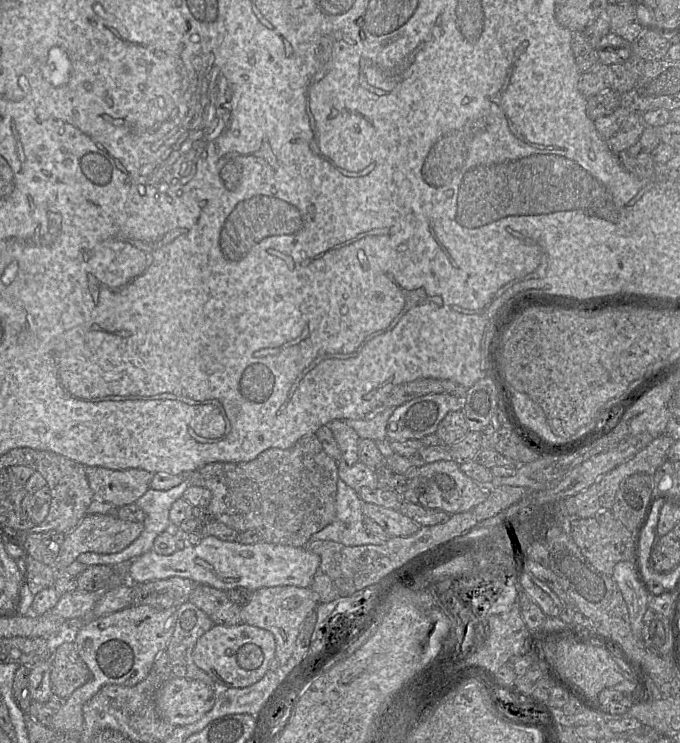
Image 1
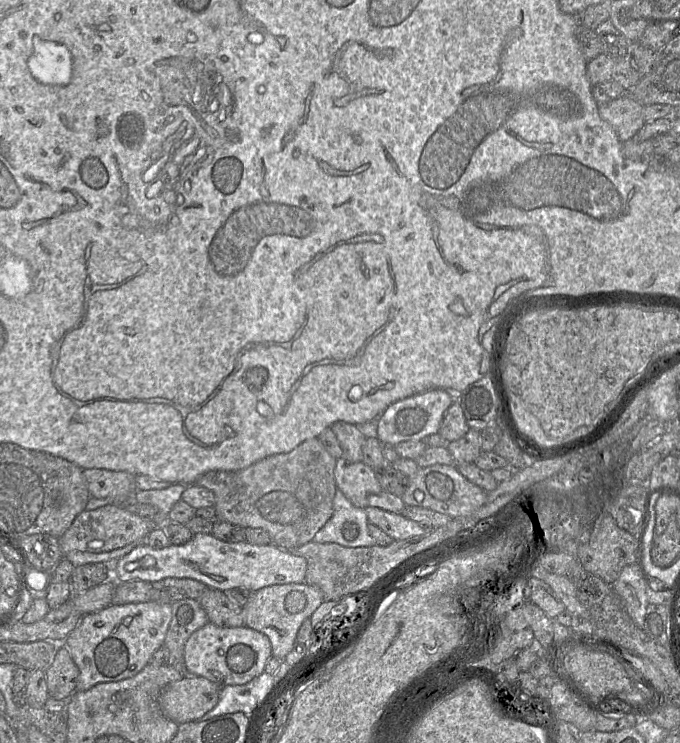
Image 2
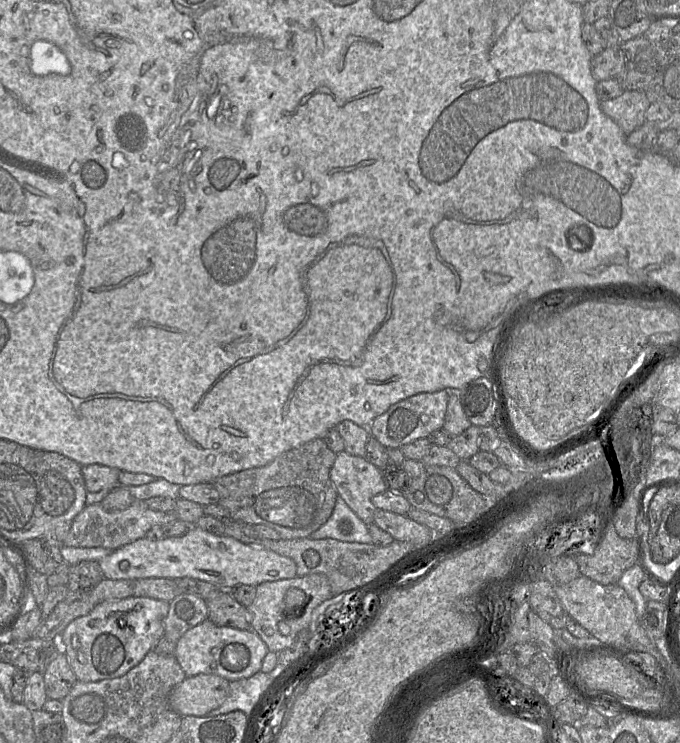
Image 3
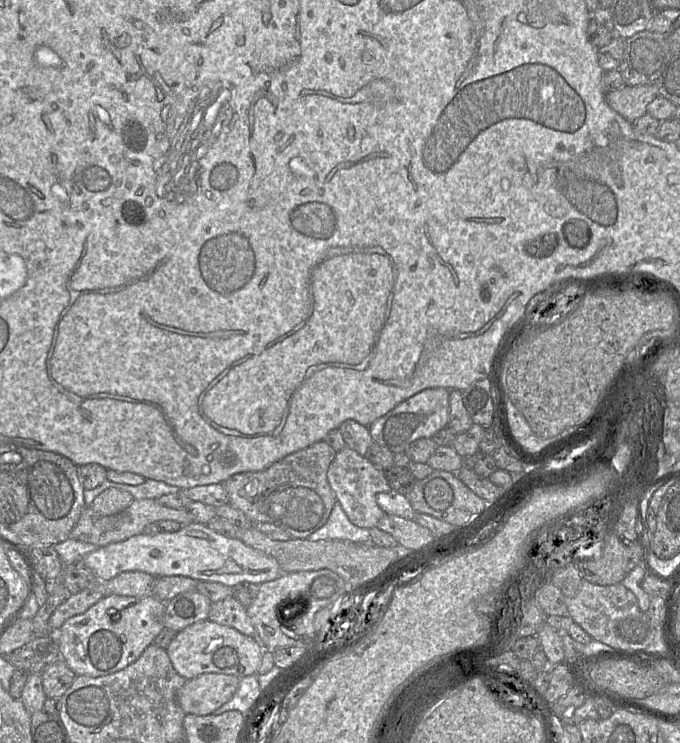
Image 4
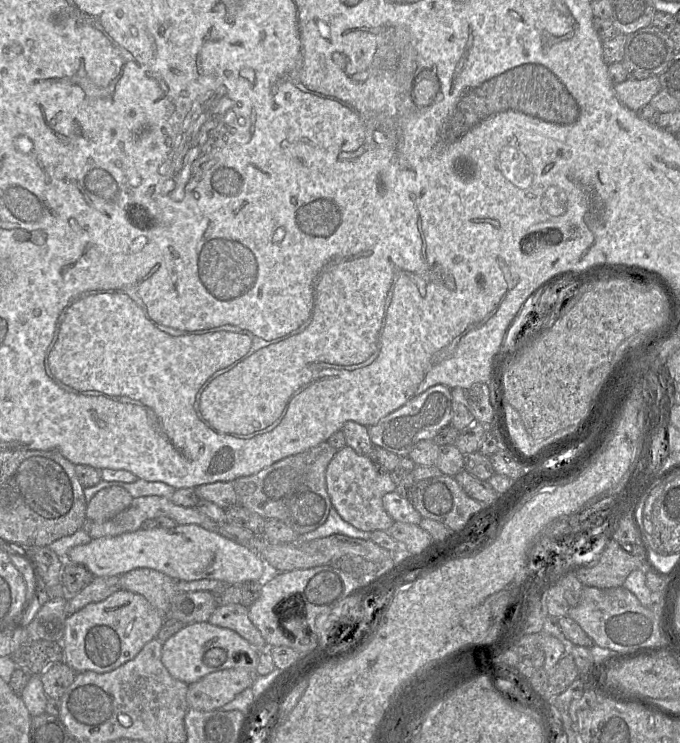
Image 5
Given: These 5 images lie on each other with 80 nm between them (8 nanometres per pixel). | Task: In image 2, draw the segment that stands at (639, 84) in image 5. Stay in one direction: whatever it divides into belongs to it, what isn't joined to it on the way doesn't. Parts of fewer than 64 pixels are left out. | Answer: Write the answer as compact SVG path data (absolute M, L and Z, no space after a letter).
M626 93L598 107L601 119L611 125L622 143L633 138L644 126L643 109L643 105Z

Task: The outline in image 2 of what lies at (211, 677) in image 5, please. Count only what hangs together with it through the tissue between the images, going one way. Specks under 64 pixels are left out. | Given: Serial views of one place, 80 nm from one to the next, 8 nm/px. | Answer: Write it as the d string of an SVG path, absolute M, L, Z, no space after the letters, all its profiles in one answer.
M184 676L168 684L159 696L163 714L184 724L201 718L219 702L221 686L199 676Z

